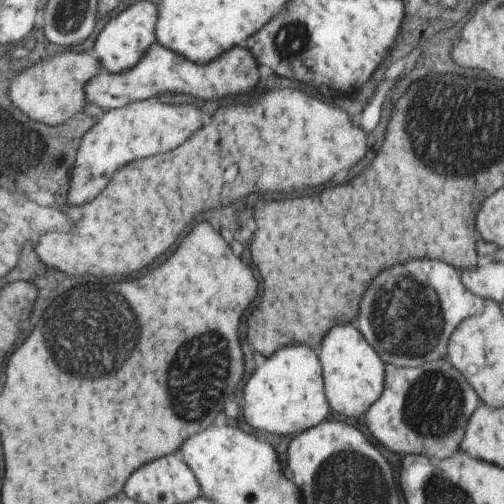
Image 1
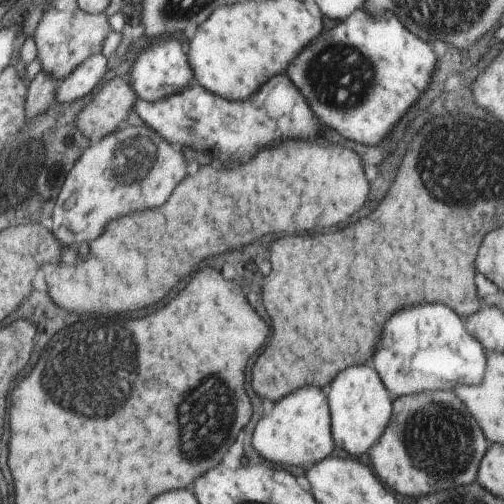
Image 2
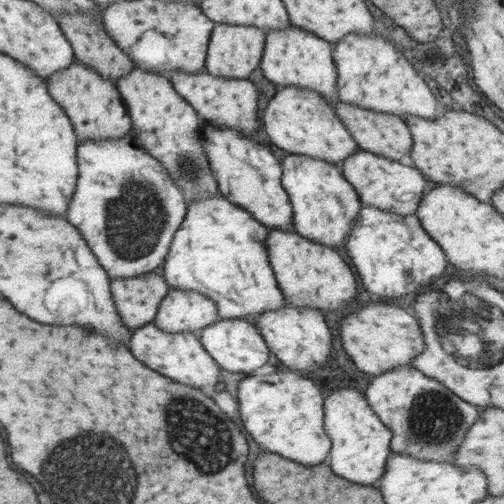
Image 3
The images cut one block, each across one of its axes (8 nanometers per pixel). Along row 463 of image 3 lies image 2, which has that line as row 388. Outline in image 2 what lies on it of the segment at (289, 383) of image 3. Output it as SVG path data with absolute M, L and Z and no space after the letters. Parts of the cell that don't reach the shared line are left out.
M303 386L277 400L271 406L271 412L259 418L251 444L265 458L265 462L275 462L279 466L299 466L307 470L329 458L333 454L333 442L329 436L329 410L325 394L319 388Z

